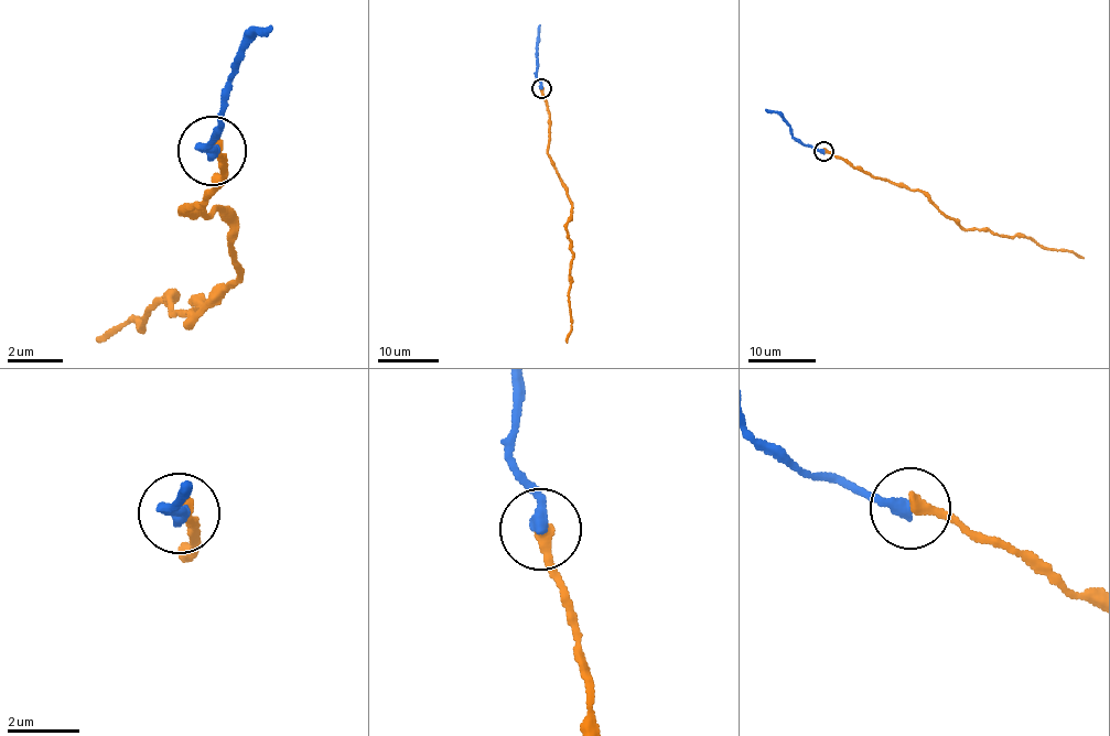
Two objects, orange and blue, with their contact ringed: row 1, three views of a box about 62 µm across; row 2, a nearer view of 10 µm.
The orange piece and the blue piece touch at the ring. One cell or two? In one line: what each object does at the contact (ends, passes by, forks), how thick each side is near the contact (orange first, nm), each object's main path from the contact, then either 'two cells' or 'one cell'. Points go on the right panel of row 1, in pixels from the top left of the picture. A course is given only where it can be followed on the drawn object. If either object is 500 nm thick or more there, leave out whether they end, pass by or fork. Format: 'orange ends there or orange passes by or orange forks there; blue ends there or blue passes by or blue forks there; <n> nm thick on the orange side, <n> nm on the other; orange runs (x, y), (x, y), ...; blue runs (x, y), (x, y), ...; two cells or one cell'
orange ends there; blue ends there; 340 nm thick on the orange side, 360 nm on the other; orange runs (823, 151), (871, 174), (920, 190), (965, 229), (1030, 237), (1040, 246), (1071, 250), (1082, 258); blue runs (823, 151), (800, 143), (791, 136), (790, 125), (776, 111), (766, 109); one cell

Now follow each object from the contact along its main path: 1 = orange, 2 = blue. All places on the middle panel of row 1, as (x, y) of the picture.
1: (540, 88), (548, 111), (548, 153), (572, 209), (567, 228), (571, 252), (568, 300), (572, 328), (567, 342)
2: (540, 88), (536, 44), (540, 25)

